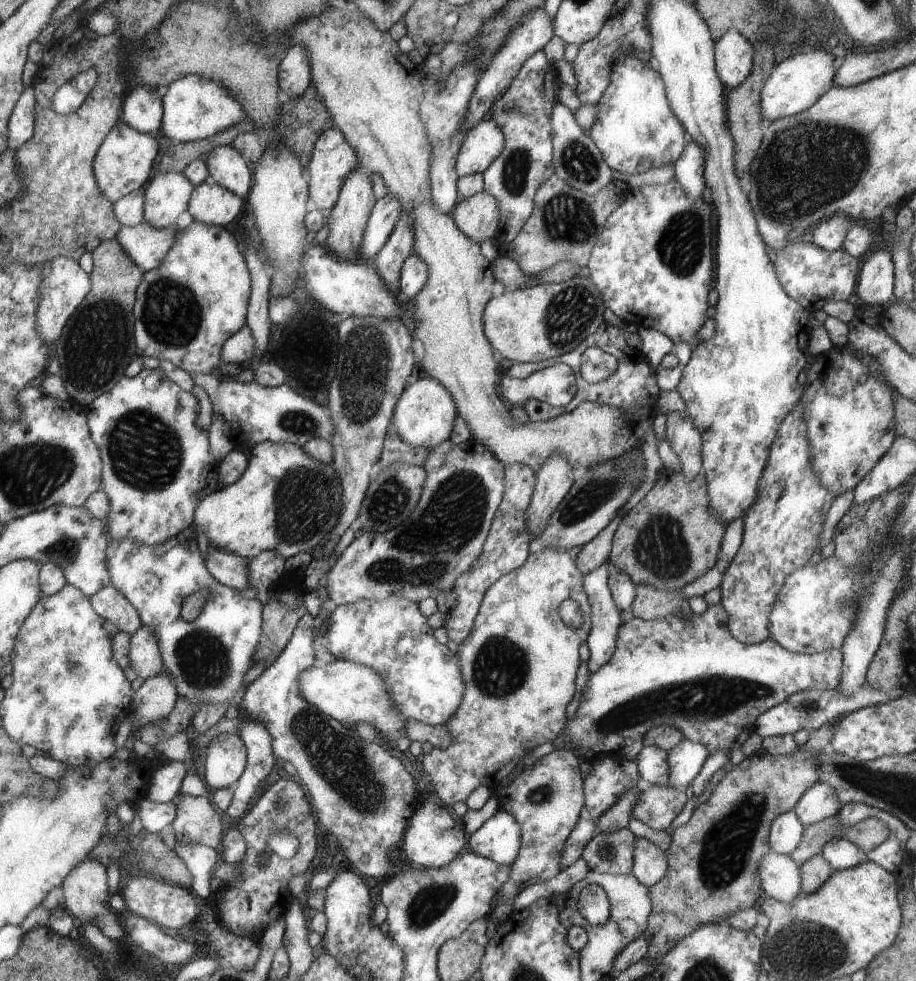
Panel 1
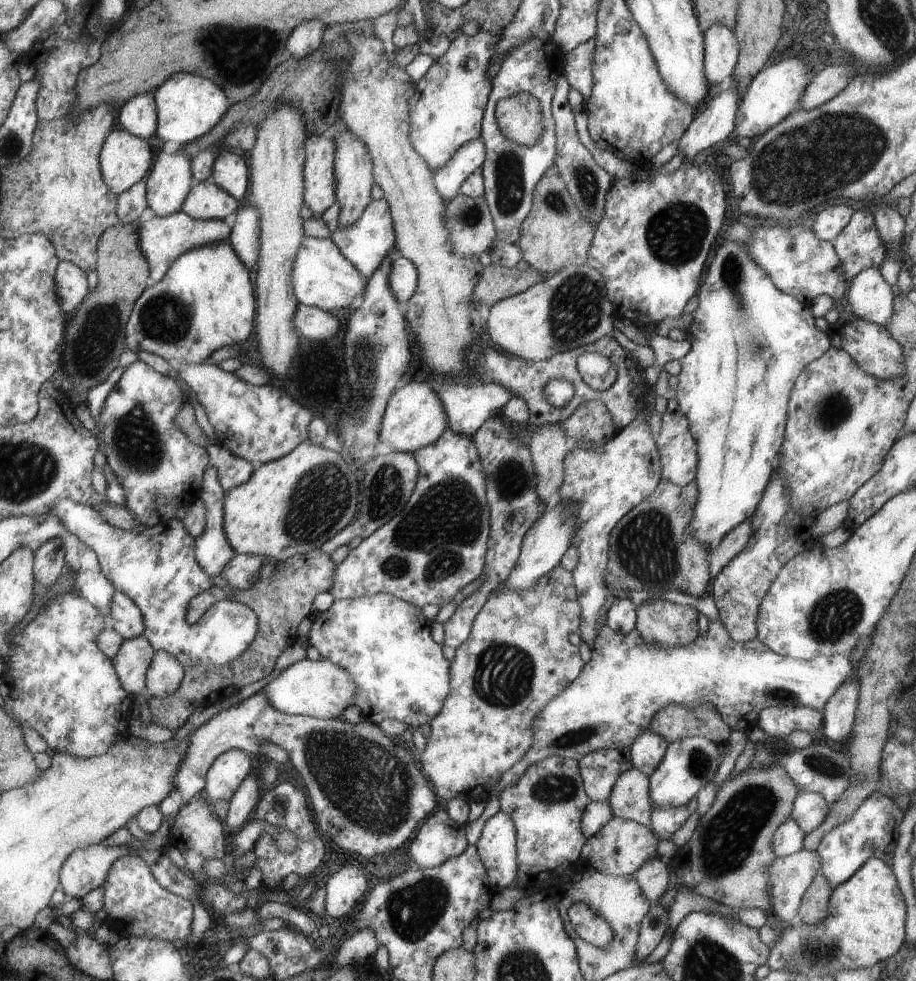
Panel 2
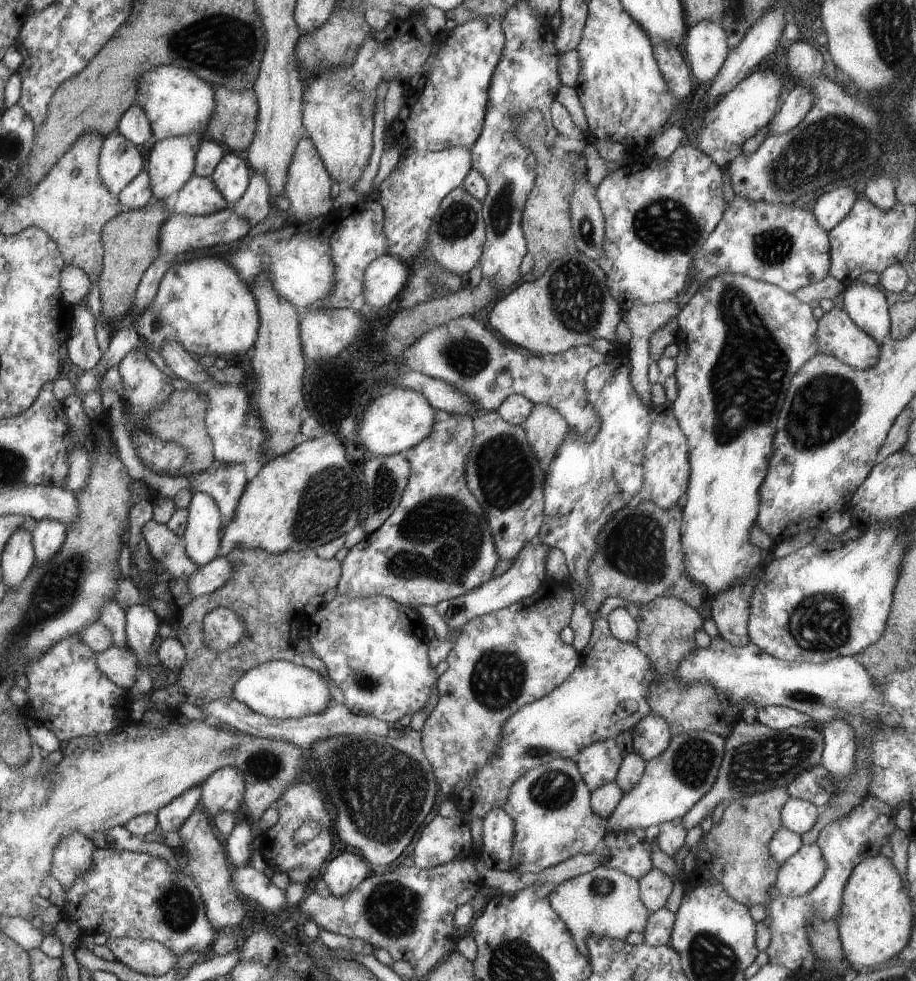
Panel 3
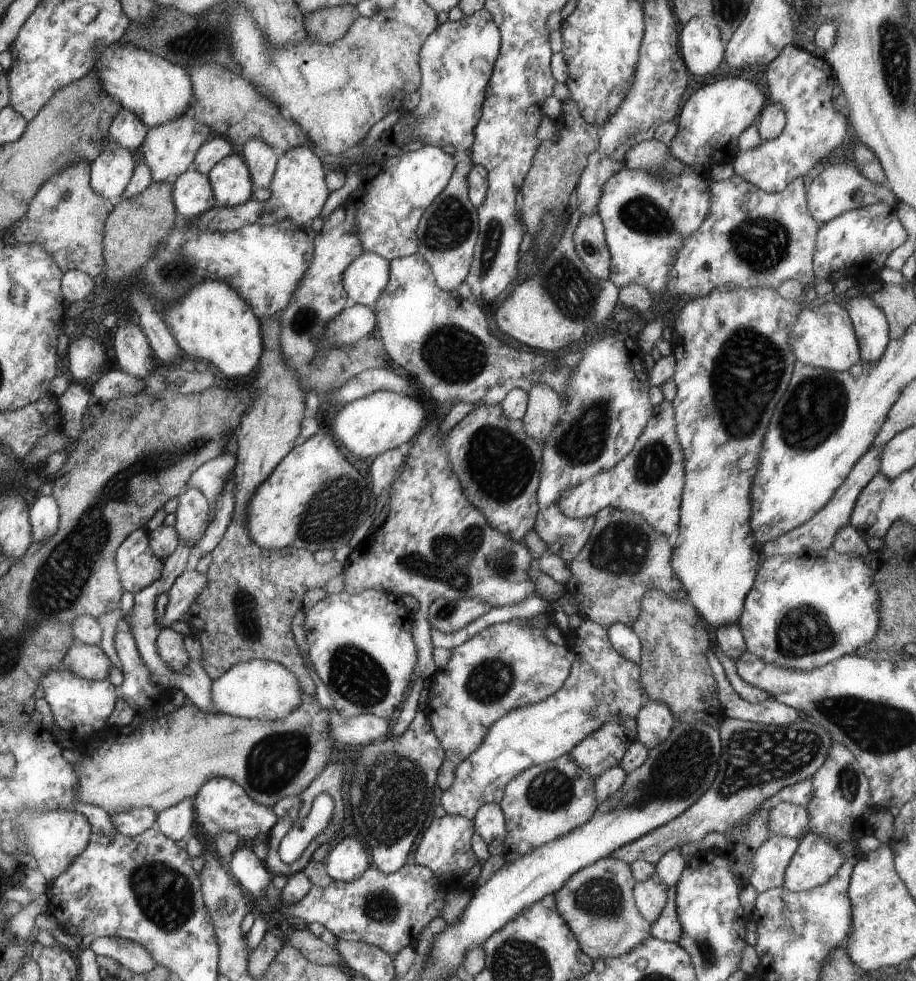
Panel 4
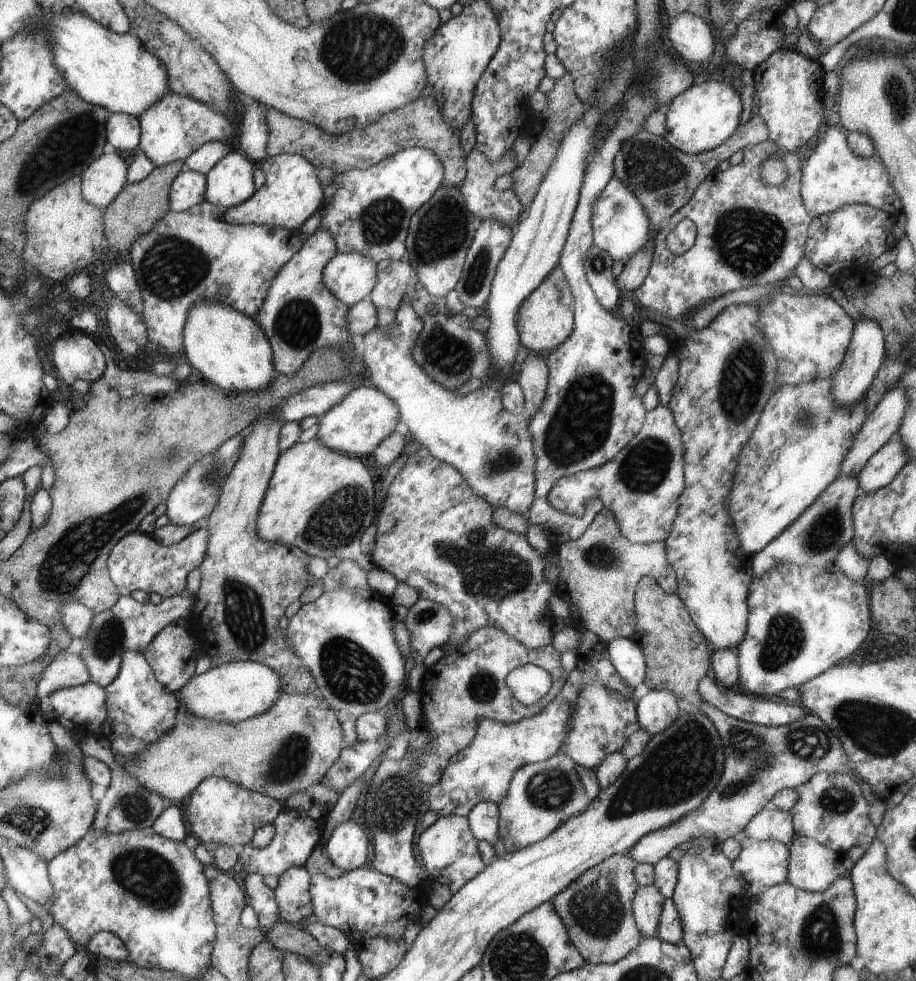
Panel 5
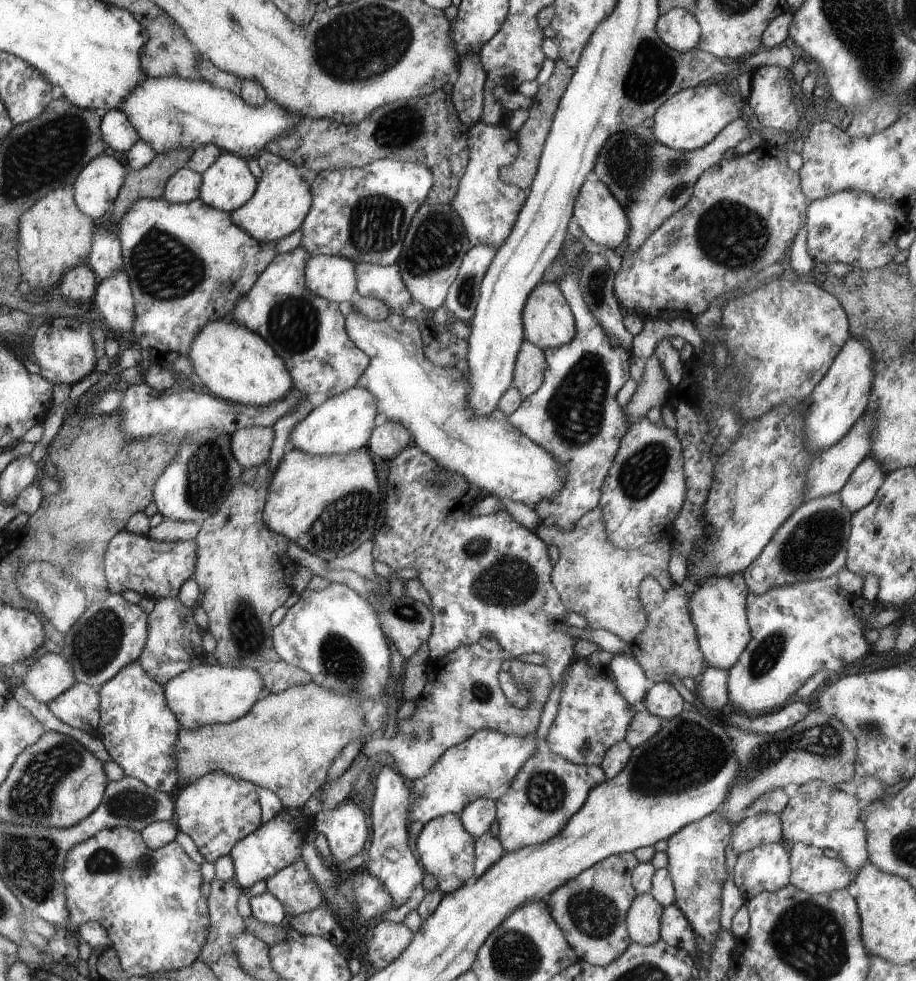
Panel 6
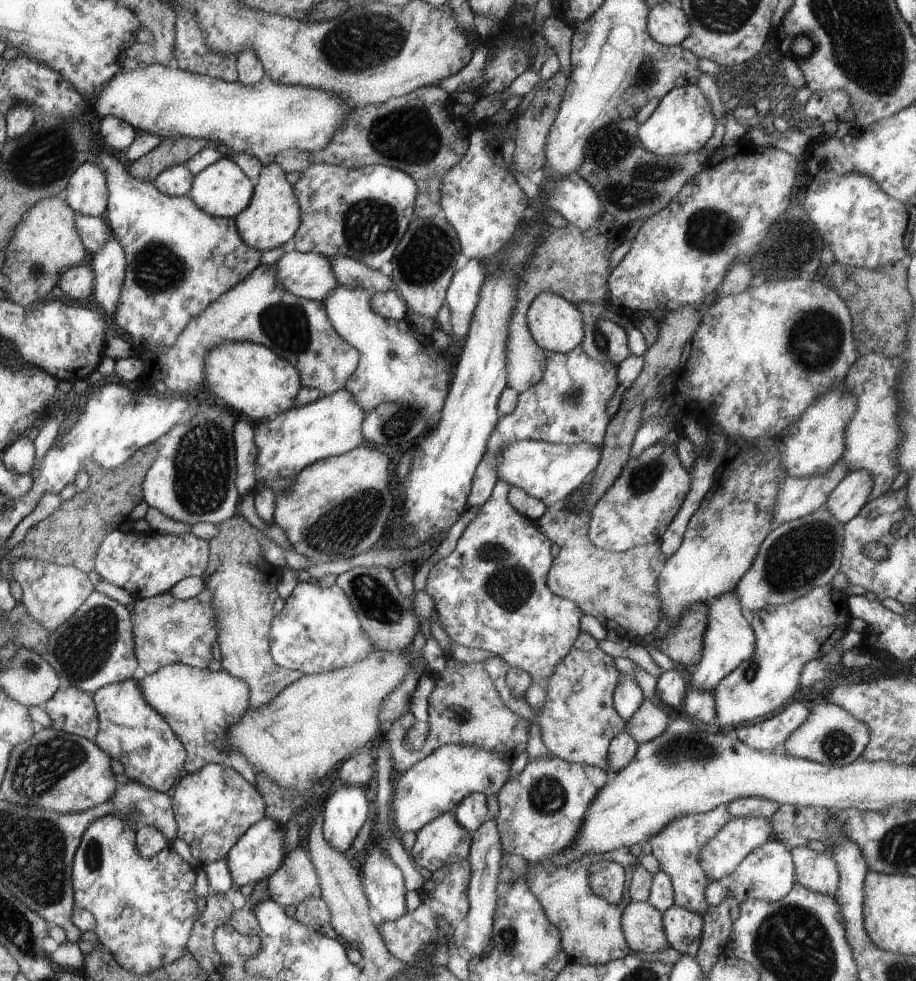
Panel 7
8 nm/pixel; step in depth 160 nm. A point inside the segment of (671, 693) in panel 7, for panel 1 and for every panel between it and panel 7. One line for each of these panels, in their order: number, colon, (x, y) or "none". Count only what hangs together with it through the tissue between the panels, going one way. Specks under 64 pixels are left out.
1: (652, 764)
2: (646, 752)
3: (651, 736)
4: (655, 720)
5: (656, 711)
6: (662, 699)

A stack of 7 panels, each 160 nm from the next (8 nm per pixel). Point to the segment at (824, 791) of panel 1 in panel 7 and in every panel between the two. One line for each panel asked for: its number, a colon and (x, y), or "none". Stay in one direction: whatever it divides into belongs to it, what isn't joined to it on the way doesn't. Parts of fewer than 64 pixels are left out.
2: (809, 809)
3: (798, 815)
4: (787, 819)
5: (769, 824)
6: (760, 829)
7: (722, 854)

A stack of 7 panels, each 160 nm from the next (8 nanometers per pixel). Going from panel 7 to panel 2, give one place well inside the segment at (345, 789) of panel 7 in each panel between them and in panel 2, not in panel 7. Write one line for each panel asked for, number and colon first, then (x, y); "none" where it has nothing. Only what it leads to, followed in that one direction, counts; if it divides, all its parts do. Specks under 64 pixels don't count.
2: (344, 889)
3: (344, 873)
4: (347, 861)
5: (347, 848)
6: (345, 828)

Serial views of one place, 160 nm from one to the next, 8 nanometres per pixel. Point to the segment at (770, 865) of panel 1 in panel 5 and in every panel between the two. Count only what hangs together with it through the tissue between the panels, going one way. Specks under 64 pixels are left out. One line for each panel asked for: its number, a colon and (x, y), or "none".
2: (791, 875)
3: (801, 872)
4: (815, 861)
5: (813, 866)

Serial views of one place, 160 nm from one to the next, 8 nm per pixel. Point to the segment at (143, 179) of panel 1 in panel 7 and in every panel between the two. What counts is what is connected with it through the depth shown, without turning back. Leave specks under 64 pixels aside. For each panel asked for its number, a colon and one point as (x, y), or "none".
2: (126, 159)
3: (121, 161)
4: (111, 172)
5: (100, 183)
6: (96, 188)
7: (87, 193)

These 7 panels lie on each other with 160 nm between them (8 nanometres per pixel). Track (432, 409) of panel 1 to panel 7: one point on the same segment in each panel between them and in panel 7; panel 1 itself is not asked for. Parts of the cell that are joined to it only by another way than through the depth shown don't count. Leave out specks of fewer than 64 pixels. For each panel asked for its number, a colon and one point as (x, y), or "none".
2: (415, 417)
3: (395, 422)
4: (369, 426)
5: (359, 423)
6: (345, 422)
7: (333, 425)

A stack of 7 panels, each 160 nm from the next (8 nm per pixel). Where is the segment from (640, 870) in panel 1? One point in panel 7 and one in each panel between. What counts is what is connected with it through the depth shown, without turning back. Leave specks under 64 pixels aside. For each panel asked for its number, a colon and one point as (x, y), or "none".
2: (653, 877)
3: (655, 887)
4: (650, 896)
5: (646, 905)
6: (643, 919)
7: (642, 924)

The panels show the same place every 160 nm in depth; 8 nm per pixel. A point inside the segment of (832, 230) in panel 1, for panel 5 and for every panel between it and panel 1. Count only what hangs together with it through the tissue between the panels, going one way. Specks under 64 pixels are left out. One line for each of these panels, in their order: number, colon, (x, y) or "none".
2: (829, 223)
3: (830, 209)
4: (841, 187)
5: (833, 176)

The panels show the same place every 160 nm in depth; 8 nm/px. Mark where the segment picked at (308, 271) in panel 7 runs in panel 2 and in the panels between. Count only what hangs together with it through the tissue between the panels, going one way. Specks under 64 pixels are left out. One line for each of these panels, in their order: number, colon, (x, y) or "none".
2: (404, 276)
3: (385, 278)
4: (365, 280)
5: (352, 277)
6: (335, 278)

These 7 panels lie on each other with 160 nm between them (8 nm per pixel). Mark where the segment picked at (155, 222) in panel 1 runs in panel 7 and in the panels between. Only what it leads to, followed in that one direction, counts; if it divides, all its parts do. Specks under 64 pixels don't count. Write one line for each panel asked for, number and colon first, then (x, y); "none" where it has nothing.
2: (170, 182)
3: (172, 162)
4: (169, 150)
5: (177, 126)
6: (169, 112)
7: (264, 119)

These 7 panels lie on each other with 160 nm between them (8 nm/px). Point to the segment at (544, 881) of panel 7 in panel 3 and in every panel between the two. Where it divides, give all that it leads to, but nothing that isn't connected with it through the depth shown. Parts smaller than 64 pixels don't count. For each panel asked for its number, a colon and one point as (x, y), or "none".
3: (605, 902)
4: (597, 903)
5: (599, 919)
6: (591, 909)

